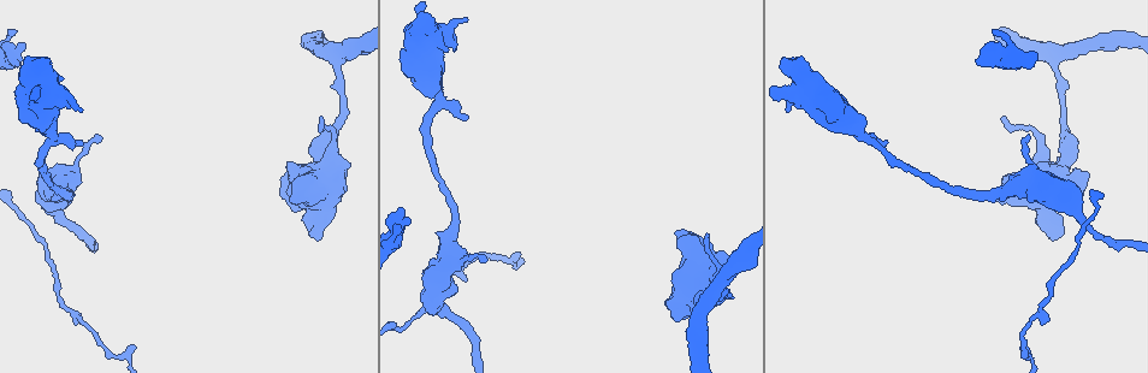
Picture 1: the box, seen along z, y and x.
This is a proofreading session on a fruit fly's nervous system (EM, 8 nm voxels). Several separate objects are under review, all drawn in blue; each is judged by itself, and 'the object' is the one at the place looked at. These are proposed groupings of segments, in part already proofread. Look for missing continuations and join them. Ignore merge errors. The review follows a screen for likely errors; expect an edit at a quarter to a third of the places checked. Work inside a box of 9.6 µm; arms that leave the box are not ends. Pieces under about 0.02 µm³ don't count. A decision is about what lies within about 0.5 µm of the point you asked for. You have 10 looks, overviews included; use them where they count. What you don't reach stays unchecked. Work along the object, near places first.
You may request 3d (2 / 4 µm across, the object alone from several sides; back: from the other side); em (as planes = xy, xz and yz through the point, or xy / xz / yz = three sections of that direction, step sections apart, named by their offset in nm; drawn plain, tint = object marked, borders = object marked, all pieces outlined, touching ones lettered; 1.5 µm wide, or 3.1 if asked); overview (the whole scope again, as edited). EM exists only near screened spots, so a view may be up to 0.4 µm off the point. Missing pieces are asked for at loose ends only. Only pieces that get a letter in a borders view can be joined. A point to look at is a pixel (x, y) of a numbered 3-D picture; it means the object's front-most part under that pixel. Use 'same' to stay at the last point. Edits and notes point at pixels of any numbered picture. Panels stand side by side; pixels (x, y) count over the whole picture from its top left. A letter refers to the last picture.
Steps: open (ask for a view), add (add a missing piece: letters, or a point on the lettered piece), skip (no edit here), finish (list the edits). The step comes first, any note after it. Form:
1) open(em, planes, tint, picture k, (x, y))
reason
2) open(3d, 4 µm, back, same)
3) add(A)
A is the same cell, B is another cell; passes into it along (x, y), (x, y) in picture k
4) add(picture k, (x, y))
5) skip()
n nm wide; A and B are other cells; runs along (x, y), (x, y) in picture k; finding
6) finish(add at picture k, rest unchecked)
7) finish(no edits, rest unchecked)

open(3d, 4 µm, picture 1, (467, 19))
branch stops here

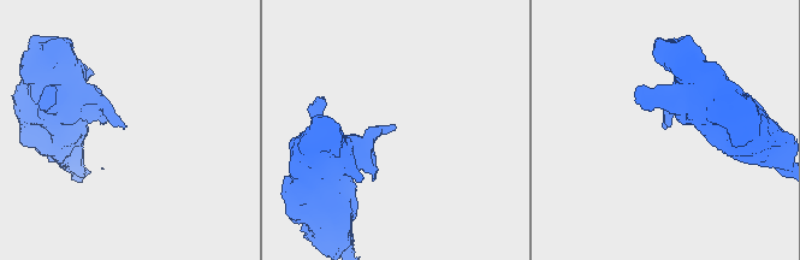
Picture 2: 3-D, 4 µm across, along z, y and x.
open(em, xz, step 8, tint, picture 2, (396, 126))
need the tissue

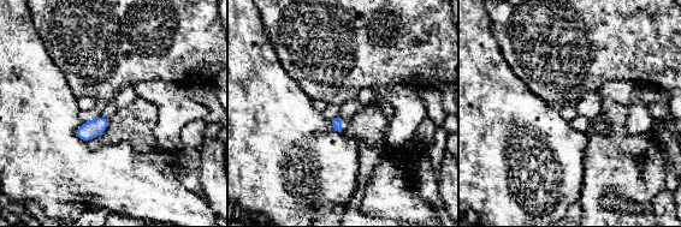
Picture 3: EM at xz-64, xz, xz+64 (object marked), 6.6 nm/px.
open(em, planes, borders, same)

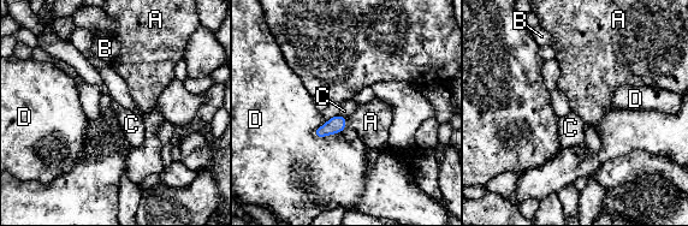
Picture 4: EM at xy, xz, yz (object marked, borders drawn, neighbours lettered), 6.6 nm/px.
skip()
A, B, C and D are other cells; border along (347, 118), (347, 125), (339, 132) in picture 4; none of them fits

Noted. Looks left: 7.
open(em, planes, borders, picture 1, (79, 143))
branch stops here

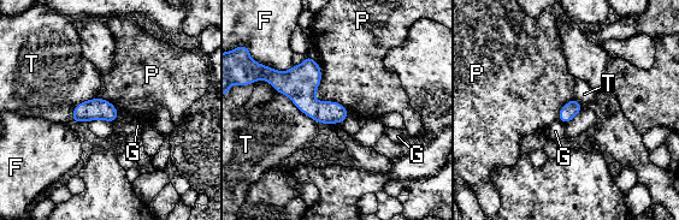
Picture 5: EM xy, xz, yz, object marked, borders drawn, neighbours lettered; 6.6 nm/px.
skip()
F, G, P and T are other cells; border along (317, 63), (314, 97), (349, 113) in picture 5; no lettered piece goes on from it

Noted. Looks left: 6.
open(em, planes, borders, picture 1, (519, 257))

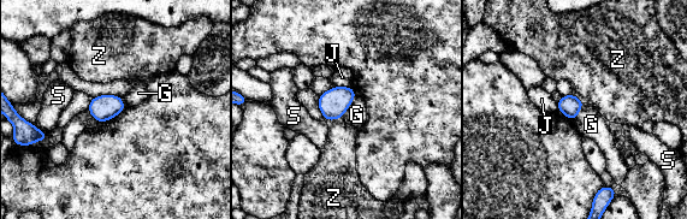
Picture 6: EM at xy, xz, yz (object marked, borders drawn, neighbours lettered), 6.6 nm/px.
skip()
140 nm wide; G, J, S and Z are other cells; border along (356, 96), (341, 118) in picture 6; none of them fits

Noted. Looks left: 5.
open(em, planes, borders, picture 1, (1003, 119))
thin end

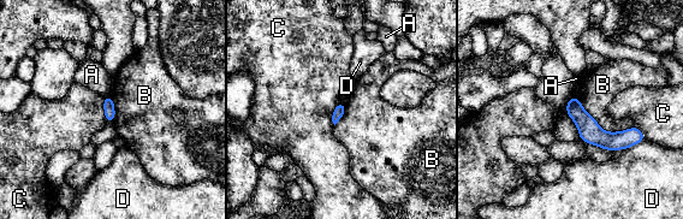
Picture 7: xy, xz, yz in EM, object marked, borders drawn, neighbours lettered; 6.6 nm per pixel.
skip()
A, B, C and D are other cells; no lettered piece goes on from it

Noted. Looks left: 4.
finish(no edits, rest unchecked)

